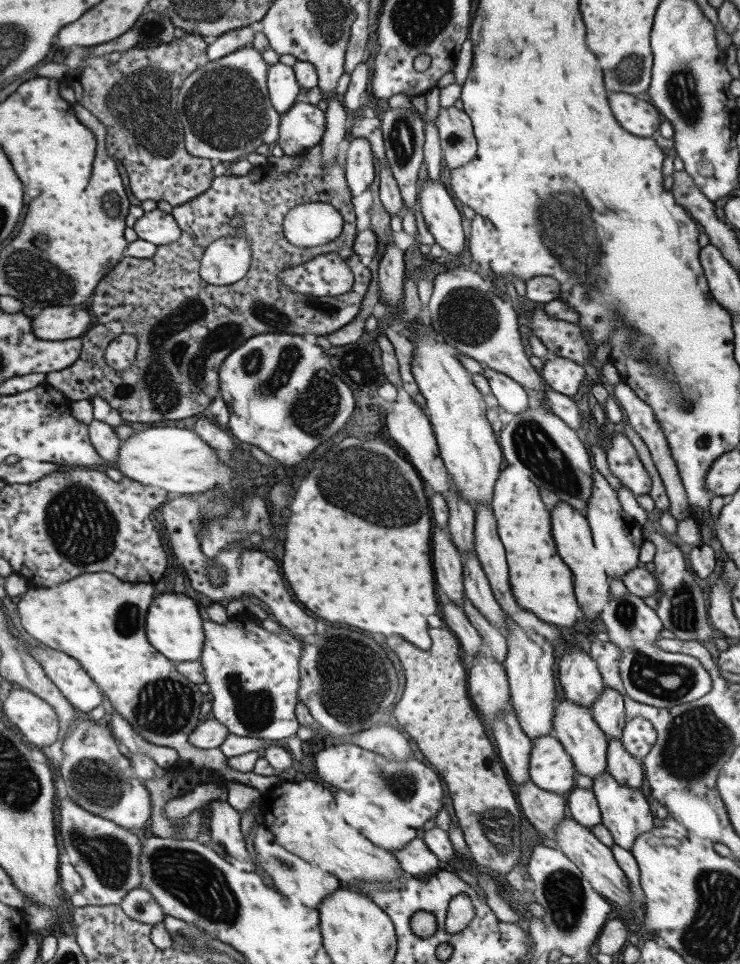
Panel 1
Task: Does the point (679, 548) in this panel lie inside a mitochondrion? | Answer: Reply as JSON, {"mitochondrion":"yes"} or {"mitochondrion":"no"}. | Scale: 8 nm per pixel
{"mitochondrion":"no"}

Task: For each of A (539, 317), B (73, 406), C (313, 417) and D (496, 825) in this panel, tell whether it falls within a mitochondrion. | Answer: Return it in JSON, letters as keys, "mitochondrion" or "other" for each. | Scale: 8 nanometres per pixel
{"A":"other","B":"other","C":"mitochondrion","D":"mitochondrion"}

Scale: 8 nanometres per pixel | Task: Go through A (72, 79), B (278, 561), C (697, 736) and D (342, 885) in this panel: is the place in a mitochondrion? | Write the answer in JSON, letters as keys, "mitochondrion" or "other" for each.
{"A":"other","B":"other","C":"mitochondrion","D":"other"}

